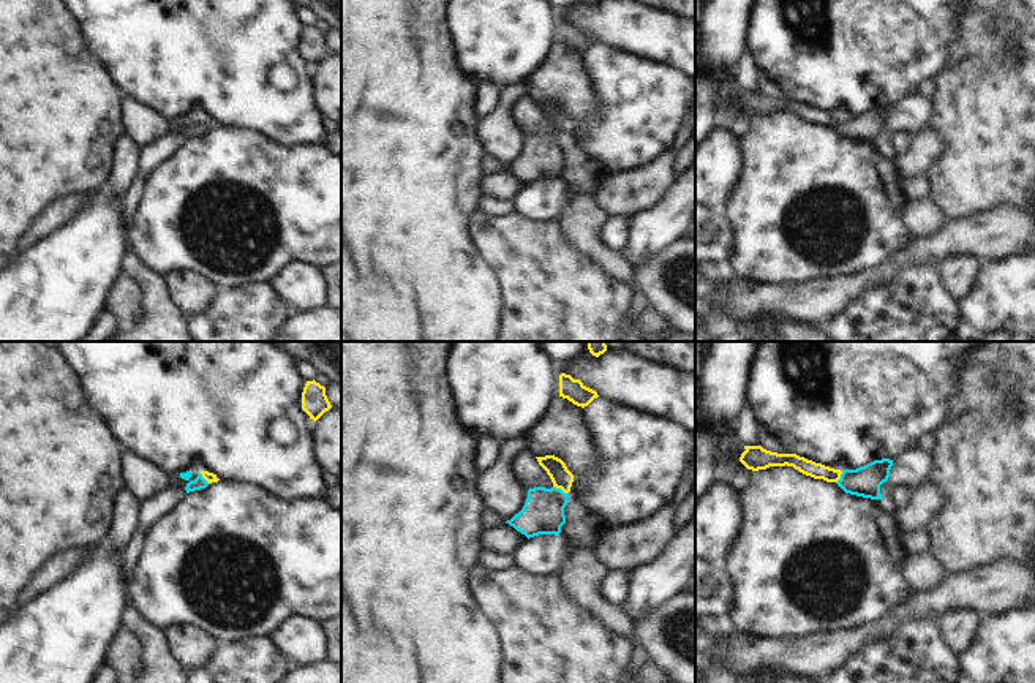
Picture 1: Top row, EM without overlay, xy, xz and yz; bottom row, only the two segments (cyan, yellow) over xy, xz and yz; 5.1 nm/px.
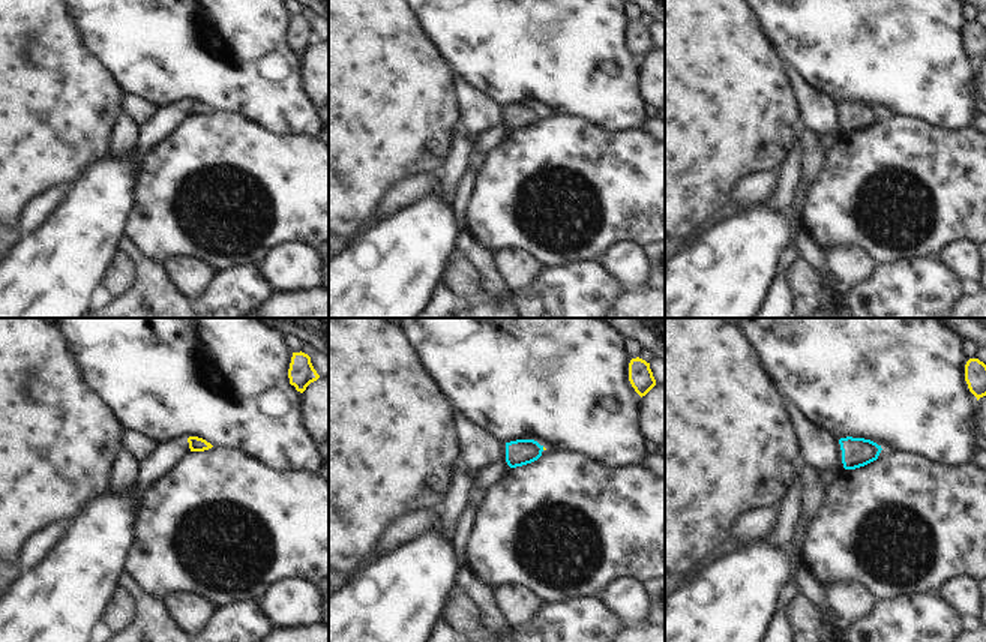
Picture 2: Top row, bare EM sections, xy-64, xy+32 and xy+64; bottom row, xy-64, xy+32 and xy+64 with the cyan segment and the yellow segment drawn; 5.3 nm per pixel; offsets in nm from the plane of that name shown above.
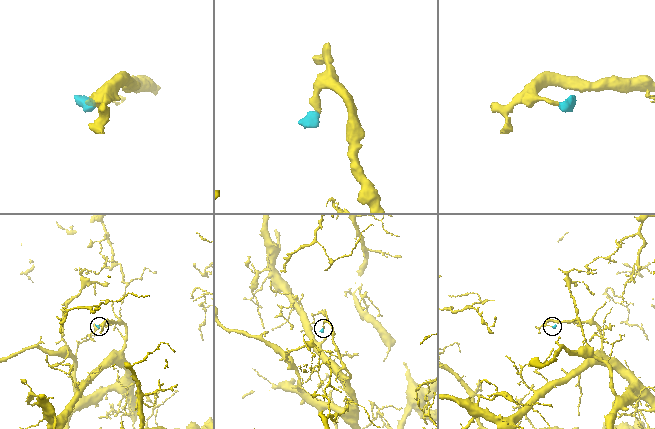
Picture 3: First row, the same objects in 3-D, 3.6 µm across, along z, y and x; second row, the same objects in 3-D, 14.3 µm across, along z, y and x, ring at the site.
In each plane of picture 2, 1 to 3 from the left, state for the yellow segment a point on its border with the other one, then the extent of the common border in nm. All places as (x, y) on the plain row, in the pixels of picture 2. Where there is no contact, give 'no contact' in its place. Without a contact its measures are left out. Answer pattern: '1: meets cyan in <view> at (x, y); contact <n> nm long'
1: no contact
2: no contact
3: no contact

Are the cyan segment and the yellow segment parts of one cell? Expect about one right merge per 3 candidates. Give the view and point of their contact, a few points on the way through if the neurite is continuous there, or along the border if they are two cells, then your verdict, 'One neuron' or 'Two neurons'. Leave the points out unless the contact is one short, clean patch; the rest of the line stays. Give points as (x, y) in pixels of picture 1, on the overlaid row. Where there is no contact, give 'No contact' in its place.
Touches cyan at xz (560, 489). Path across: xz (544, 508), (560, 489), (561, 478). One neuron.

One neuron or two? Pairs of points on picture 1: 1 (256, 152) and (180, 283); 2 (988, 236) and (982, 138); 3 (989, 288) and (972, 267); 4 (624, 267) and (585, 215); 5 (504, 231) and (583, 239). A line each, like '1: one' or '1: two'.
1: two
2: two
3: two
4: one
5: two

